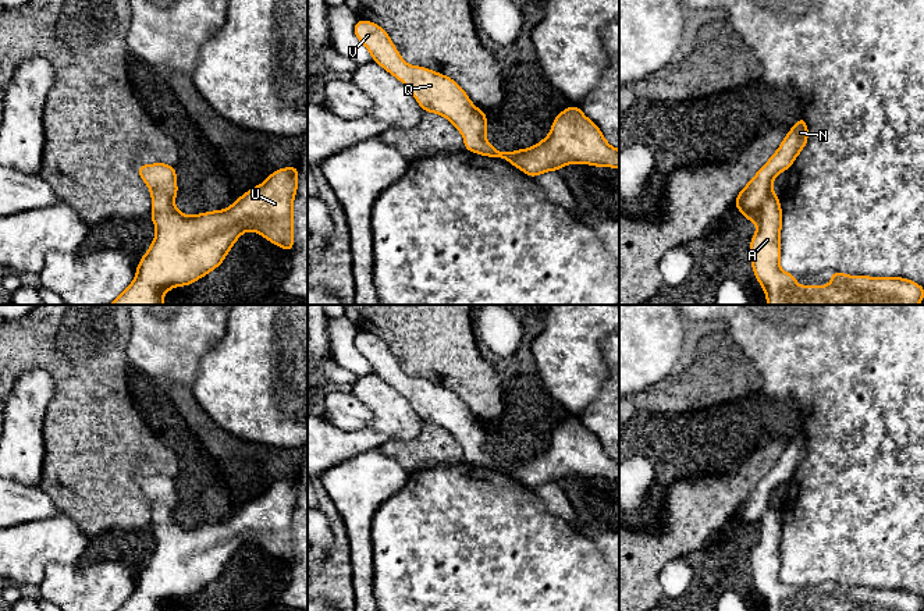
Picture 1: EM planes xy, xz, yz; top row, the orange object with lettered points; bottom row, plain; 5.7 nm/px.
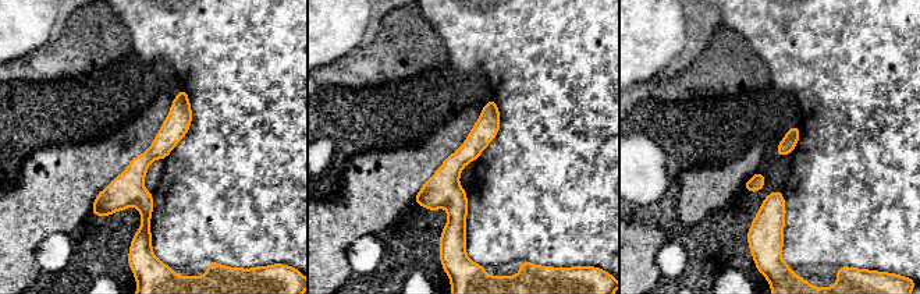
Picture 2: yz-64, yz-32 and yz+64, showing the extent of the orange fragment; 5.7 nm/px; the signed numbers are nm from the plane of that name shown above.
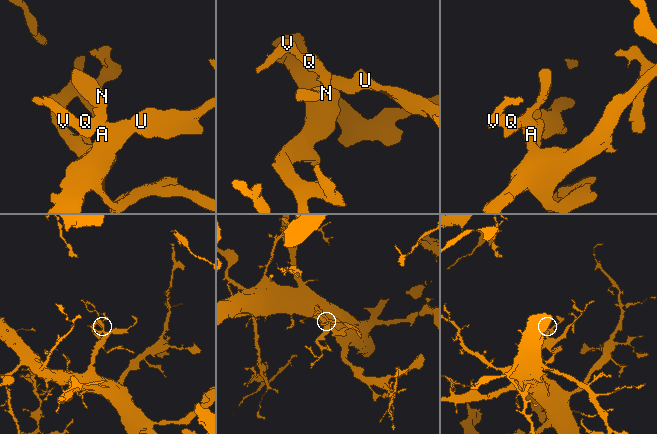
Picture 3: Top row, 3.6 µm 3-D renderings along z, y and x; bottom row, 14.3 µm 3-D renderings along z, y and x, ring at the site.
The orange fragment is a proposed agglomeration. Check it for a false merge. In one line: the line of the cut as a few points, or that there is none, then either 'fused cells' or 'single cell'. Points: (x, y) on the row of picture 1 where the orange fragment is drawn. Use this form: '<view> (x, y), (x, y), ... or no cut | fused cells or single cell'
no cut | single cell

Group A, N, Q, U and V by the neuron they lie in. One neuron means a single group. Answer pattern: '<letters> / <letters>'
A N Q U V

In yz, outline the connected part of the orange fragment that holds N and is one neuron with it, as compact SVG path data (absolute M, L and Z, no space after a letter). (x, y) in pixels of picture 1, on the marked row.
M802 116L733 205L757 227L750 241L750 259L767 305L918 305L924 288L907 278L832 271L829 285L797 285L796 276L781 269L782 207L772 182L781 171L789 170L807 139L808 128Z

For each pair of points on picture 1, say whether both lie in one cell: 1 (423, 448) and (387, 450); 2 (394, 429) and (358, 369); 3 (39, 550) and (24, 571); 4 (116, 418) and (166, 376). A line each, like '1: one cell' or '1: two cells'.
1: one cell
2: two cells
3: one cell
4: two cells

